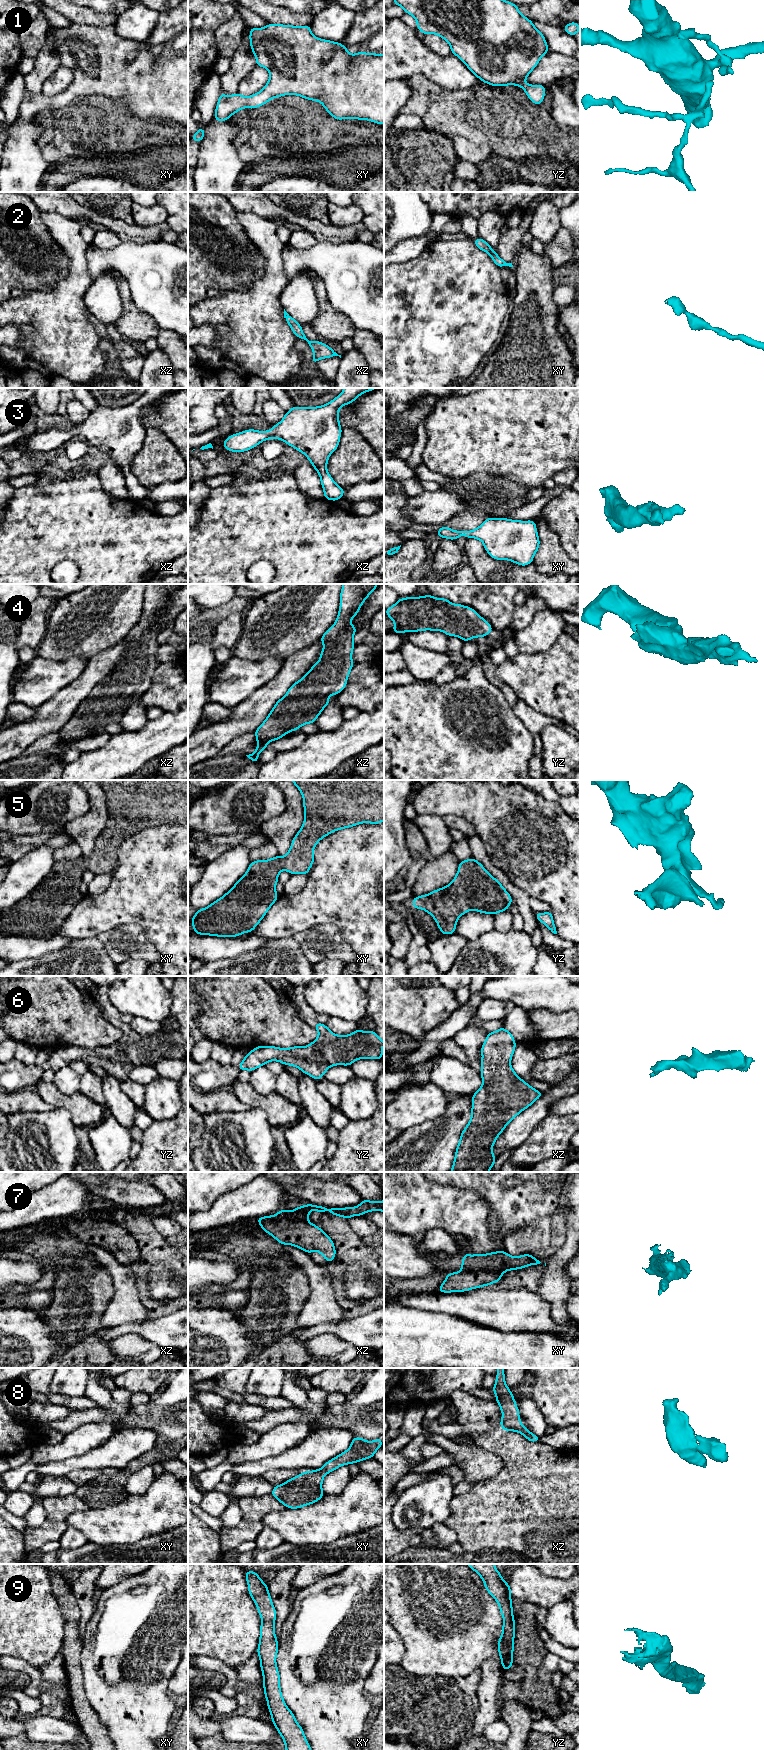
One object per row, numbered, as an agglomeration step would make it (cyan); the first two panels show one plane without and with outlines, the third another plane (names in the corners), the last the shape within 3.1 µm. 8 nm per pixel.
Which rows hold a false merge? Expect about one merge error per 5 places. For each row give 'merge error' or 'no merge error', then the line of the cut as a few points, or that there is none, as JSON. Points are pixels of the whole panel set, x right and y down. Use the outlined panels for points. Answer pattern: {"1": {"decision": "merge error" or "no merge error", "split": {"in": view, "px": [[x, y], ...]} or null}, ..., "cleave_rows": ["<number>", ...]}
{"1": {"decision": "merge error", "split": {"in": "yz", "px": [[545, 88], [543, 91], [532, 89], [526, 93]]}}, "2": {"decision": "no merge error", "split": null}, "3": {"decision": "no merge error", "split": null}, "4": {"decision": "no merge error", "split": null}, "5": {"decision": "no merge error", "split": null}, "6": {"decision": "no merge error", "split": null}, "7": {"decision": "merge error", "split": {"in": "xy", "px": [[462, 1270], [494, 1271], [501, 1275]]}}, "8": {"decision": "no merge error", "split": null}, "9": {"decision": "no merge error", "split": null}, "cleave_rows": ["1", "7"]}

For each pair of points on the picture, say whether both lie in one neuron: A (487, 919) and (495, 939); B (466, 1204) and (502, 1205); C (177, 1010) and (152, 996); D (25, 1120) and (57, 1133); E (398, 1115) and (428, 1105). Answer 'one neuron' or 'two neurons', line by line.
A: two neurons
B: two neurons
C: two neurons
D: one neuron
E: one neuron

